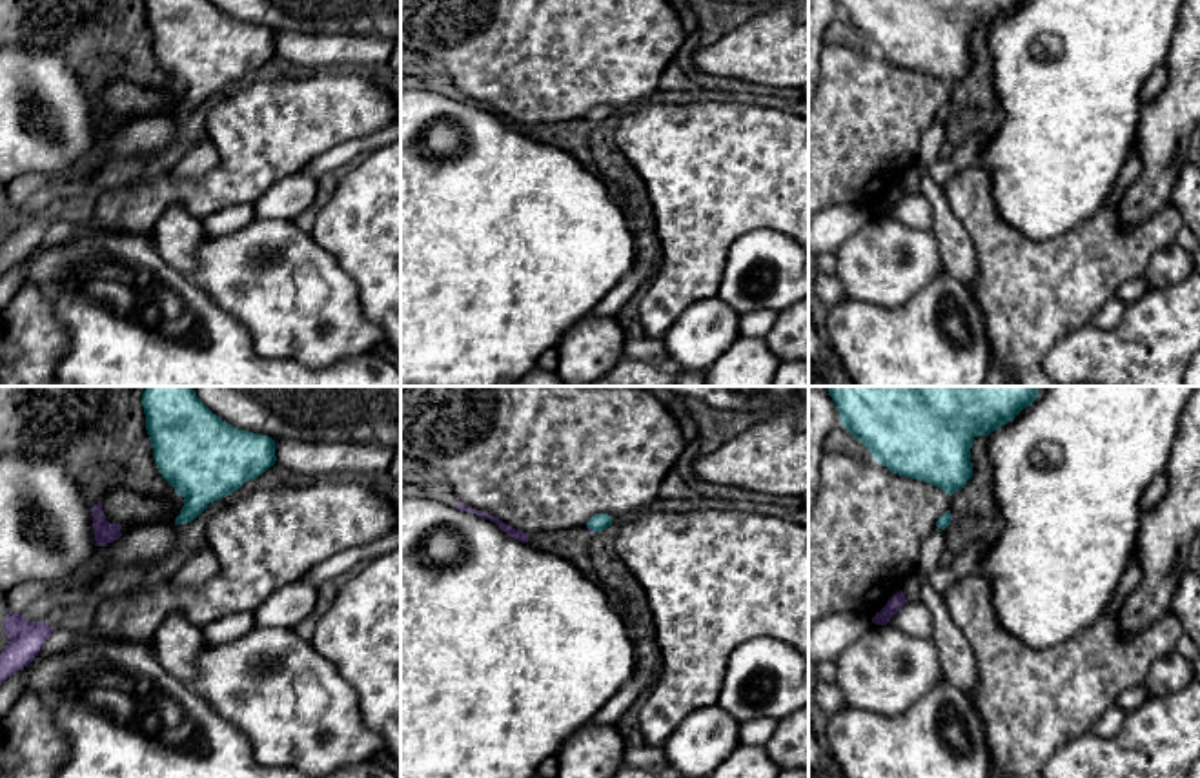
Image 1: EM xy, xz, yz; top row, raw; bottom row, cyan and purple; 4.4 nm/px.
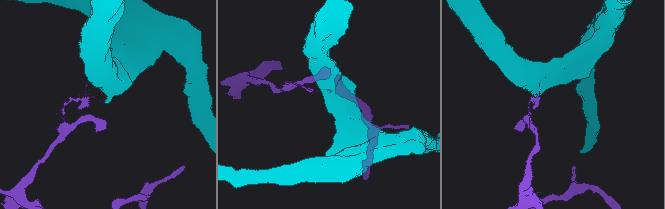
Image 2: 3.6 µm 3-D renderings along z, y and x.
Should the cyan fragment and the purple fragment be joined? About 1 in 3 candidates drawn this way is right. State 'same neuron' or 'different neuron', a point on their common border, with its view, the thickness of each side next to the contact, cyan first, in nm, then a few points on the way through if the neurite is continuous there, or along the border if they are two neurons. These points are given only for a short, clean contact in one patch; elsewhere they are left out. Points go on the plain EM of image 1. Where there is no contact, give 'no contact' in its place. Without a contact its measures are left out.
different neuron | xz (592, 121) | 80/20 nm | along xz (589, 119), (594, 122)

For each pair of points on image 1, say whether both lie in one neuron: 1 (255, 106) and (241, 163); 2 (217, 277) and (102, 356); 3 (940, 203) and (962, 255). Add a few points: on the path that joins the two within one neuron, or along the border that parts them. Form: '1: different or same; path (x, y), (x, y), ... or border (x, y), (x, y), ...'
1: same; path (255, 121), (255, 148)
2: different; border (186, 277), (233, 317)
3: same; path (944, 215), (955, 243)

